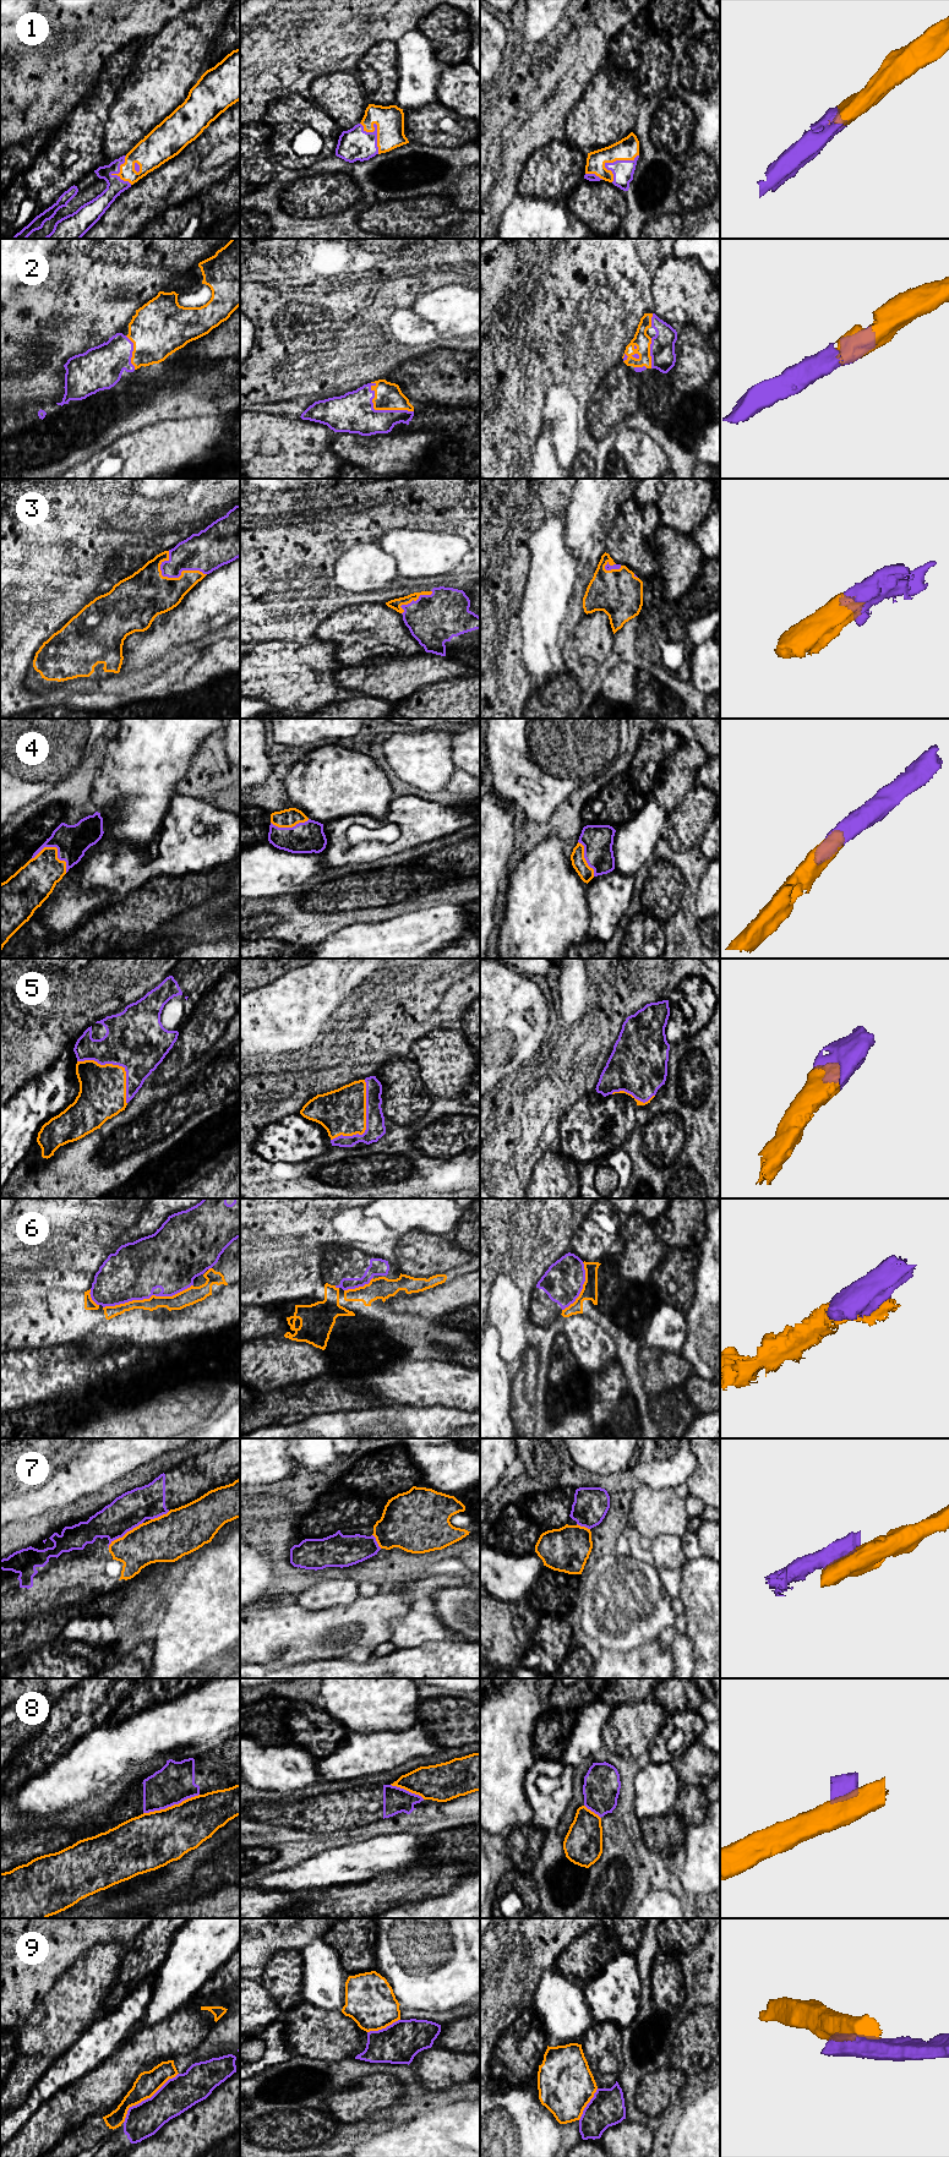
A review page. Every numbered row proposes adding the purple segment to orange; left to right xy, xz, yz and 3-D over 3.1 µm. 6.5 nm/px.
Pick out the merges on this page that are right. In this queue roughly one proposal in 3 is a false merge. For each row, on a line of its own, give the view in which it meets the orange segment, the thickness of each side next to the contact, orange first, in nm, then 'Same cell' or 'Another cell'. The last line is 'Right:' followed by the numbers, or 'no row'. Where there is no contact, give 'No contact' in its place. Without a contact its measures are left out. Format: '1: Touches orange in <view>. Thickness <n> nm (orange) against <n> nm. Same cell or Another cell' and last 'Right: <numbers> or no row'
1: Touches orange in xz. Thickness 190 nm (orange) against 220 nm. Same cell
2: Touches orange in xz. Thickness 180 nm (orange) against 260 nm. Same cell
3: Touches orange in xy. Thickness 300 nm (orange) against 260 nm. Same cell
4: Touches orange in xy. Thickness 260 nm (orange) against 220 nm. Same cell
5: Touches orange in xz. Thickness 300 nm (orange) against 130 nm. Same cell
6: Touches orange in xy. Thickness 110 nm (orange) against 360 nm. Another cell
7: Touches orange in xy. Thickness 300 nm (orange) against 240 nm. Another cell
8: Touches orange in xy. Thickness 360 nm (orange) against 260 nm. Another cell
9: Touches orange in xy. Thickness 160 nm (orange) against 220 nm. Another cell
Right: 1, 2, 3, 4, 5

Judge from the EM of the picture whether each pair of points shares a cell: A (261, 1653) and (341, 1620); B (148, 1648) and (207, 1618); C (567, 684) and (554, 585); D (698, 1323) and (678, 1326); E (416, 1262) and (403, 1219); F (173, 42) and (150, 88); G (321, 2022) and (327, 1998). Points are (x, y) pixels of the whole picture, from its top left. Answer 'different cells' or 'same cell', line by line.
A: same cell
B: different cells
C: different cells
D: different cells
E: different cells
F: same cell
G: different cells

